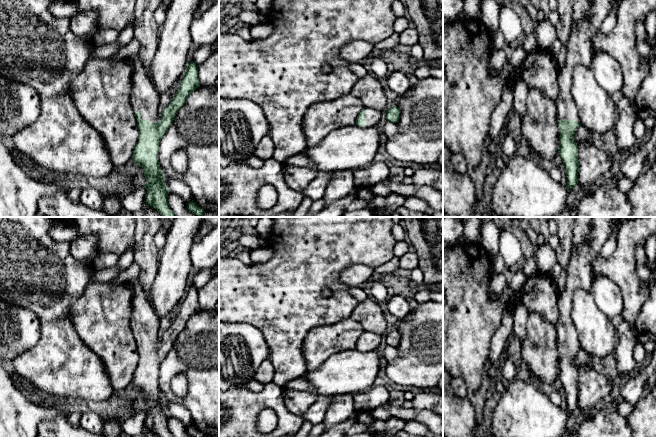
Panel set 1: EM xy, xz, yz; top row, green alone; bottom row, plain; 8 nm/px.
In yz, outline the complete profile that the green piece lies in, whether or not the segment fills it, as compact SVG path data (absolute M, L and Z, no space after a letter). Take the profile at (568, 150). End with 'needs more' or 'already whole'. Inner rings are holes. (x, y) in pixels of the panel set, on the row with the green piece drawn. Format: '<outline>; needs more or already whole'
M592 0L593 3L584 19L581 19L571 31L567 43L566 57L558 77L558 96L556 99L556 113L559 127L558 153L565 167L567 190L578 184L578 145L573 137L580 126L576 114L576 106L572 100L571 85L573 70L577 65L584 65L588 69L592 60L592 39L600 30L604 19L611 10L611 0Z; needs more

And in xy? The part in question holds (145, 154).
M139 52L130 56L128 60L132 68L130 103L139 130L132 158L144 169L144 176L148 181L144 185L147 190L146 205L156 209L162 217L176 217L167 201L169 190L165 186L164 174L158 161L158 150L160 141L173 123L177 112L189 95L200 86L198 66L193 61L187 63L178 91L160 115L160 95L147 76Z; needs more

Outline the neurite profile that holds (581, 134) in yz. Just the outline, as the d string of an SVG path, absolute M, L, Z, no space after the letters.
M581 125L577 128L573 139L577 145L579 145L584 141L587 141L588 143L592 143L592 139L588 130Z

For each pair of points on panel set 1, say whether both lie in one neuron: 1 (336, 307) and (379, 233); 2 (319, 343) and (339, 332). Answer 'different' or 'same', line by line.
1: same
2: same

